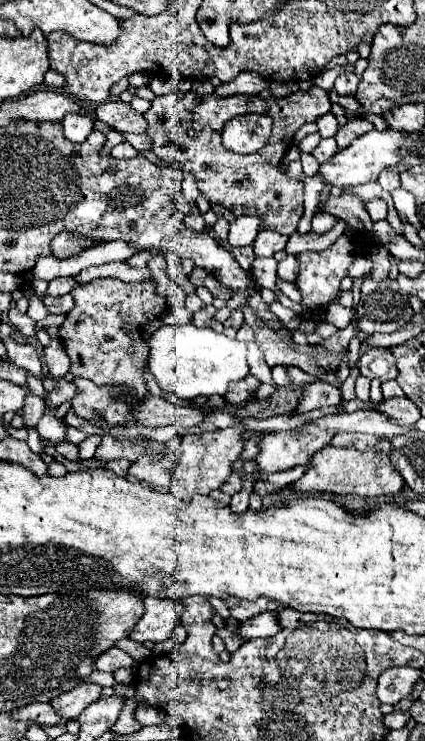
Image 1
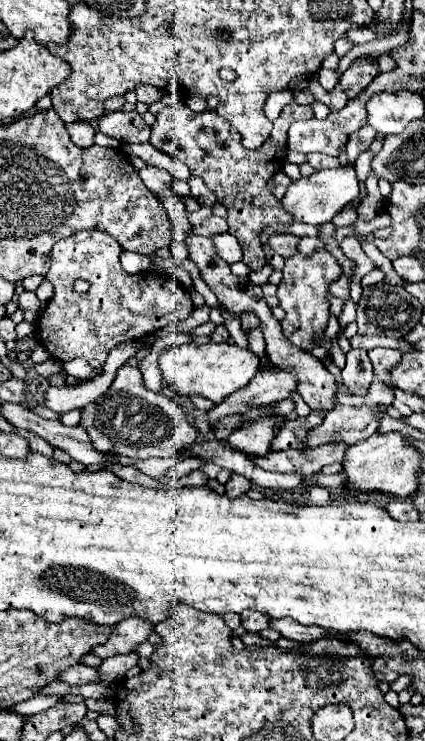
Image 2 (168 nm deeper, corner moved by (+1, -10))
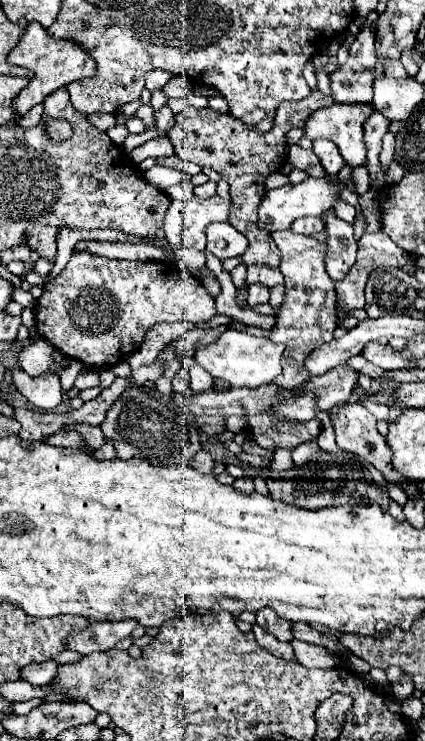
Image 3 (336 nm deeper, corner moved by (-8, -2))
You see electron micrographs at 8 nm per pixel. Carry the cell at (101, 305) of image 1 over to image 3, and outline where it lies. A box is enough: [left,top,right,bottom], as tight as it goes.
[35,250,217,368]

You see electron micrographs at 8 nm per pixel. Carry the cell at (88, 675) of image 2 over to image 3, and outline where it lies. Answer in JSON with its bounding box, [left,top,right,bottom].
[21,660,59,686]

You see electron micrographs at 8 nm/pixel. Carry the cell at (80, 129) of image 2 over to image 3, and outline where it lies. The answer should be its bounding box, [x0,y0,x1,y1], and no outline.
[87,114,115,132]

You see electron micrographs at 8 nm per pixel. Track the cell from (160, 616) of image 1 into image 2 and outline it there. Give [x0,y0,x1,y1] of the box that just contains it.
[92,616,152,658]

